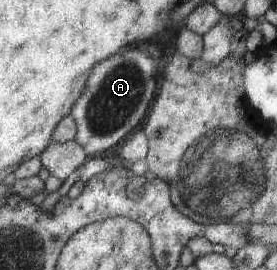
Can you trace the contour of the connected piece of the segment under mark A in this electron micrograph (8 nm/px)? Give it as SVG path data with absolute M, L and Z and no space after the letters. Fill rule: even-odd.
M128 49L112 57L112 61L96 65L96 73L92 73L92 85L86 87L71 113L79 127L75 139L84 146L88 156L98 156L118 145L118 141L144 119L161 77L161 70L154 67L154 62L147 53Z

